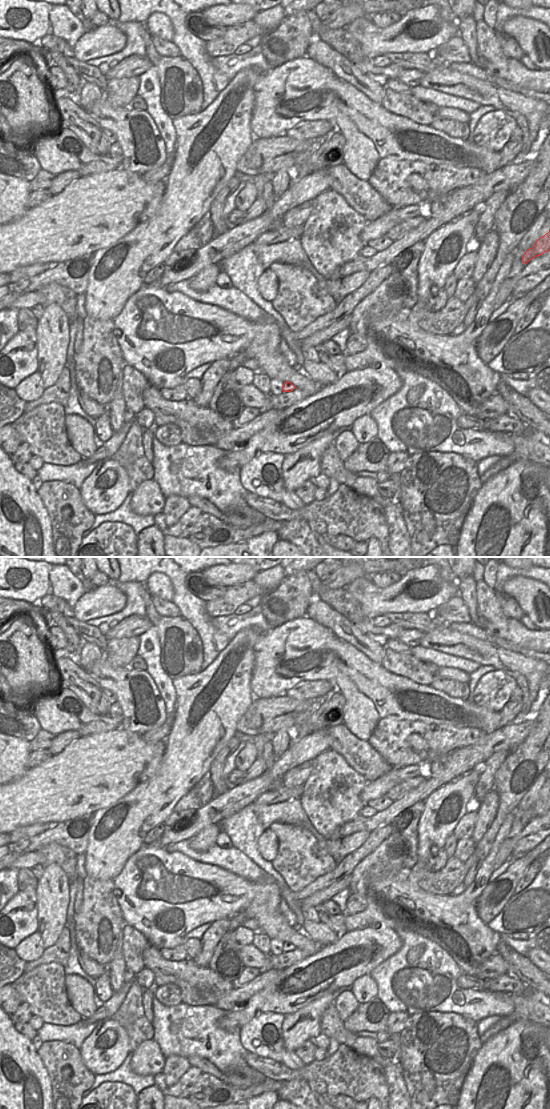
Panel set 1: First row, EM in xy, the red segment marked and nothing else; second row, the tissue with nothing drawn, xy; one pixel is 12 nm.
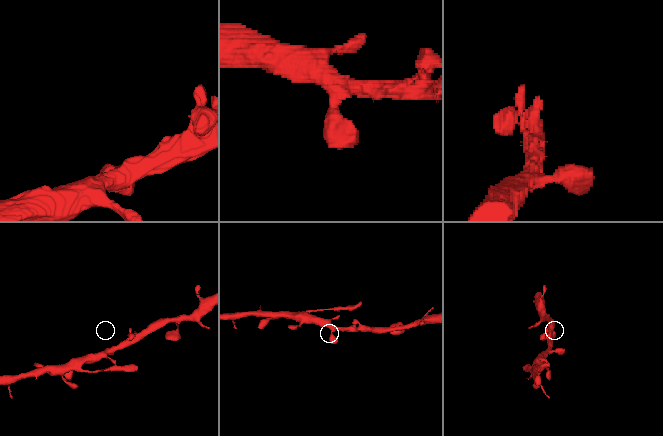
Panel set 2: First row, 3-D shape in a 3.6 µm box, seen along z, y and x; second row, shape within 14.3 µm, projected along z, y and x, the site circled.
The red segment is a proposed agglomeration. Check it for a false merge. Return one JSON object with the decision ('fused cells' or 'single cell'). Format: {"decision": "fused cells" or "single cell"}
{"decision": "single cell"}

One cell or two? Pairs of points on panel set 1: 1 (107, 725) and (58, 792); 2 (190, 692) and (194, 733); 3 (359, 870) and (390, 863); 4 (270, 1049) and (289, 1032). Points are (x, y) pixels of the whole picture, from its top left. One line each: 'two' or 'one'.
1: two
2: one
3: one
4: two

